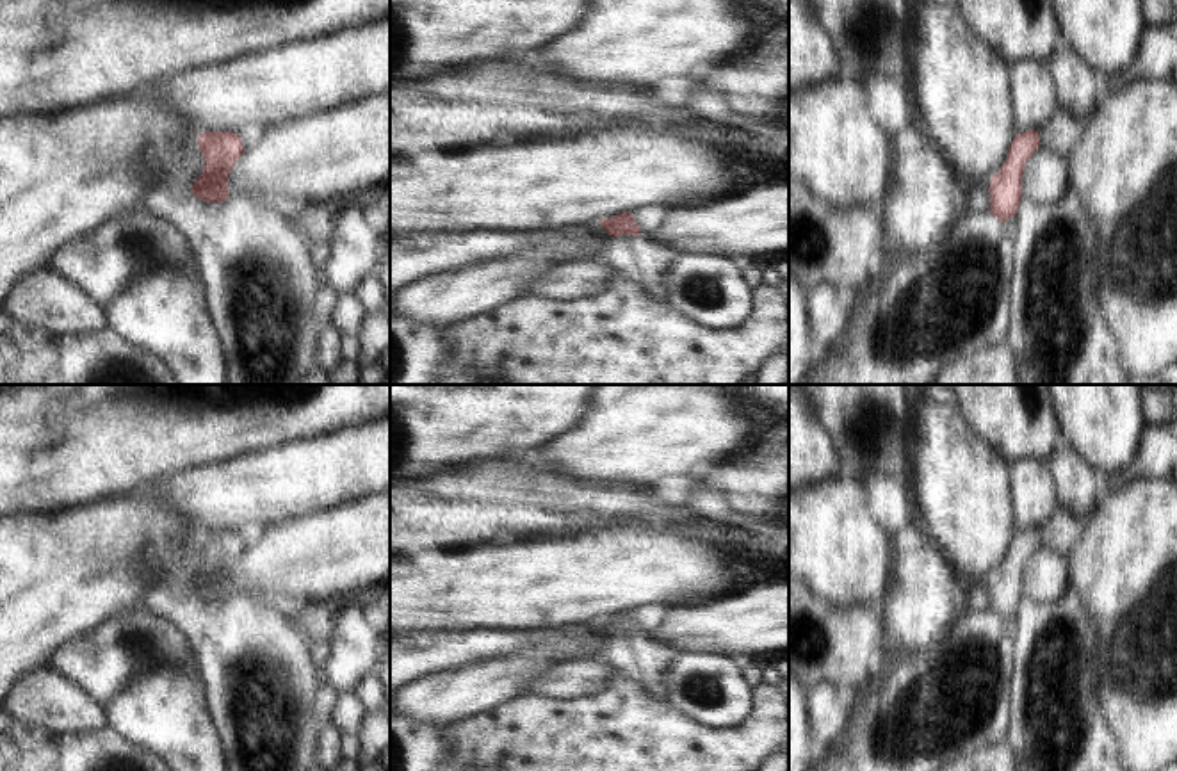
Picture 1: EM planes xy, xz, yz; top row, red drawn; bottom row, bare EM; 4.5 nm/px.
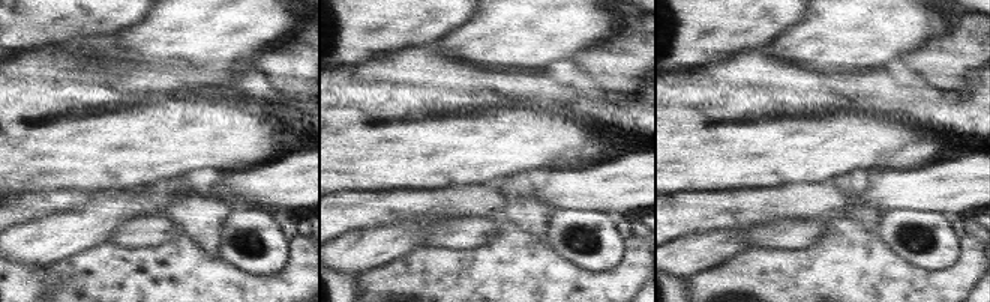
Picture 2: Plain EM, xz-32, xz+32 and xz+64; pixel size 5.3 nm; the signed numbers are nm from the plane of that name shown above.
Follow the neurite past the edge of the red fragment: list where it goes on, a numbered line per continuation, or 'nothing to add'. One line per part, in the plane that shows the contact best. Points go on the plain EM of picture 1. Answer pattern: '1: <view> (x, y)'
1: xz (643, 659)

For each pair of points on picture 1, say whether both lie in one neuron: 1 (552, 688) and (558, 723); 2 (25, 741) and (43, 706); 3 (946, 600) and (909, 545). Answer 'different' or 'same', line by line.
1: different
2: different
3: same

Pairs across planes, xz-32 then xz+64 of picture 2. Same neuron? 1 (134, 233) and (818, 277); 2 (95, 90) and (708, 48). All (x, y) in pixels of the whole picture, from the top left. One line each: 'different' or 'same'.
1: different
2: different

